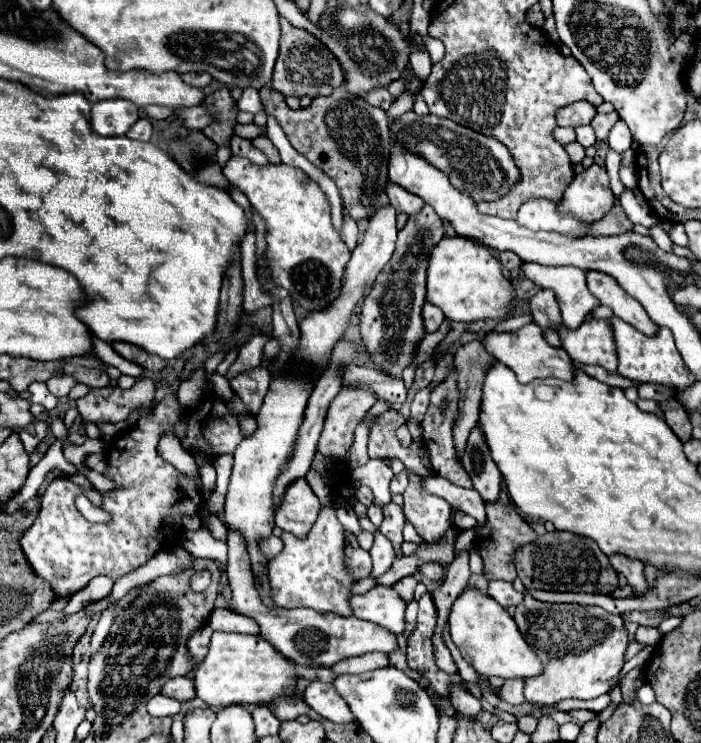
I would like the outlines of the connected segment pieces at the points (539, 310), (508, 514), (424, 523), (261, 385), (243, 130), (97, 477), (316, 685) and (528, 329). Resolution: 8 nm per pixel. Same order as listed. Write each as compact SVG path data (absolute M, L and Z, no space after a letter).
M548 289L536 293L534 297L528 299L528 311L532 313L534 321L536 321L542 329L554 329L554 327L558 327L558 325L562 323L556 297L554 297L554 293L548 291Z
M506 491L500 493L500 499L496 503L486 503L486 521L484 521L484 525L476 525L474 533L476 533L474 545L480 551L482 561L484 561L484 575L488 579L514 581L514 577L516 577L516 567L512 563L514 553L518 547L524 547L524 543L532 543L536 539L536 531L518 513L516 505L512 505Z
M408 471L408 477L410 483L404 491L404 515L424 541L436 543L436 539L440 539L440 535L444 535L444 531L448 531L452 525L452 507L440 497L422 493L420 477L416 473Z
M266 367L246 369L230 379L230 387L240 395L240 399L244 401L248 411L252 411L252 415L258 413L262 399L268 391L268 385L270 385L270 373Z
M250 123L250 125L236 125L234 127L234 135L238 135L238 137L244 137L244 139L254 139L254 137L258 137L258 135L264 135L266 131L264 129L260 129L260 127L256 127L254 123Z
M84 469L84 477L88 477L88 479L96 485L96 489L100 489L100 491L110 491L110 489L114 489L114 483L108 481L108 479L106 479L104 475L100 475L100 473L86 471L86 469Z
M310 681L310 685L302 693L304 701L322 717L334 721L334 723L350 723L354 721L352 711L344 703L344 699L334 691L332 683L324 681Z
M528 323L522 329L514 333L494 333L488 331L484 337L484 347L506 367L510 367L520 383L532 383L532 381L544 381L544 379L562 379L562 381L572 381L574 379L574 363L568 359L568 353L560 347L550 347L544 337L542 329L536 323Z

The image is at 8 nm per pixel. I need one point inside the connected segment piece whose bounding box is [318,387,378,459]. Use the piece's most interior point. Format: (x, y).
(346, 411)

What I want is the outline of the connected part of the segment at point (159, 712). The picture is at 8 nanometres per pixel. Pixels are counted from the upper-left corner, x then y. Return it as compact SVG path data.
M154 695L150 701L148 701L148 713L152 717L166 717L166 715L176 715L180 711L180 701L174 701L170 697L164 697L164 695Z

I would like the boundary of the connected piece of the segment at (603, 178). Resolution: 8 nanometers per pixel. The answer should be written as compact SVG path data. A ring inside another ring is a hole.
M592 165L578 173L558 203L560 215L572 215L582 223L596 223L612 211L612 191L606 169Z

